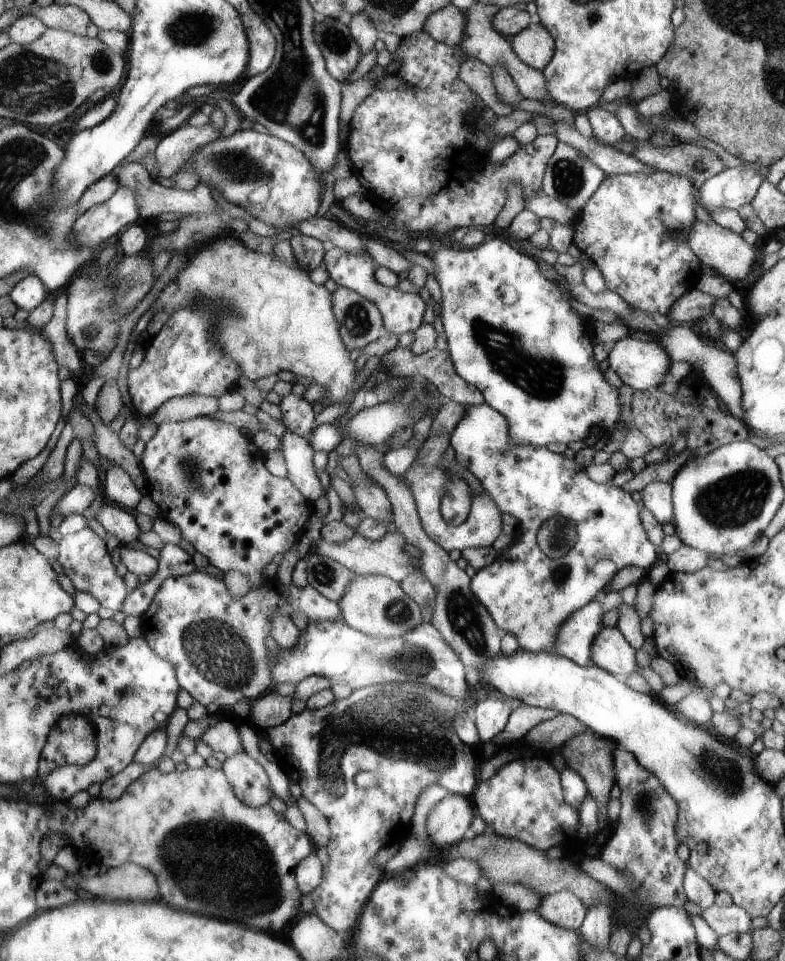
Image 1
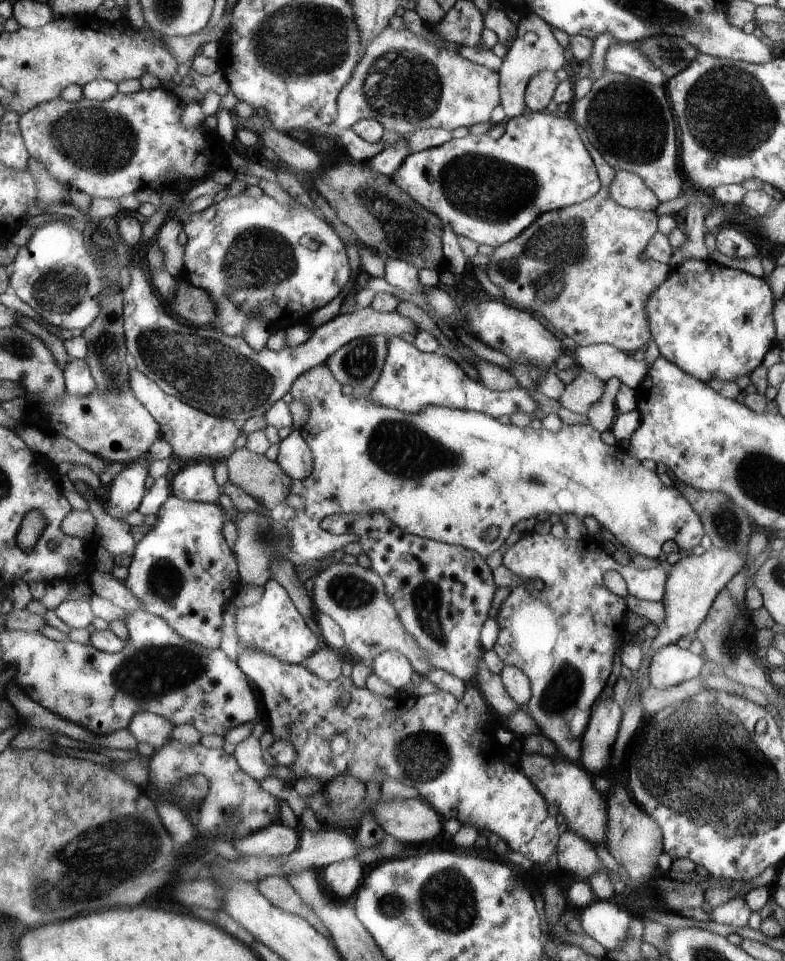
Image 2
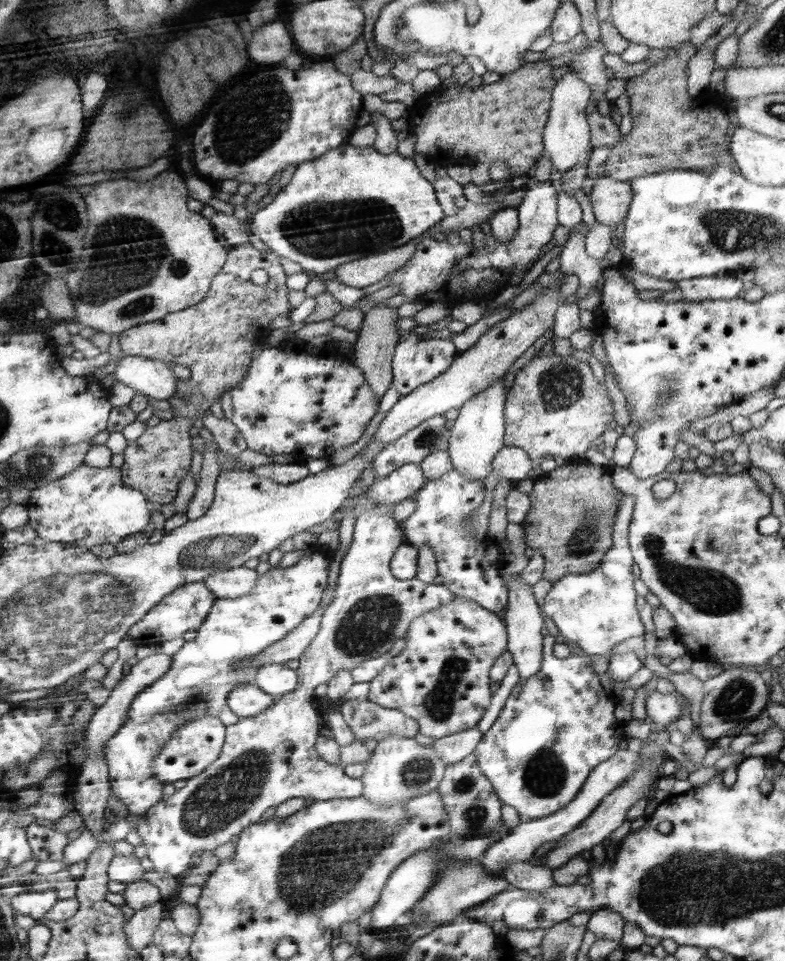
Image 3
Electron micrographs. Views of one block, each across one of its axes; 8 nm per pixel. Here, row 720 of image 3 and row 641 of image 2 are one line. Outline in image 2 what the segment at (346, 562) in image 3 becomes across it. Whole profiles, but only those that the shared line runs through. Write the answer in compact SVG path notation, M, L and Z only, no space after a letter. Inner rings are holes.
M274 579L266 584L266 590L262 600L254 606L246 608L236 607L236 636L239 644L244 648L256 648L260 652L268 652L272 656L278 656L280 660L286 660L291 664L305 665L308 656L316 653L316 636L306 626L304 618L296 610L296 605L278 582Z

